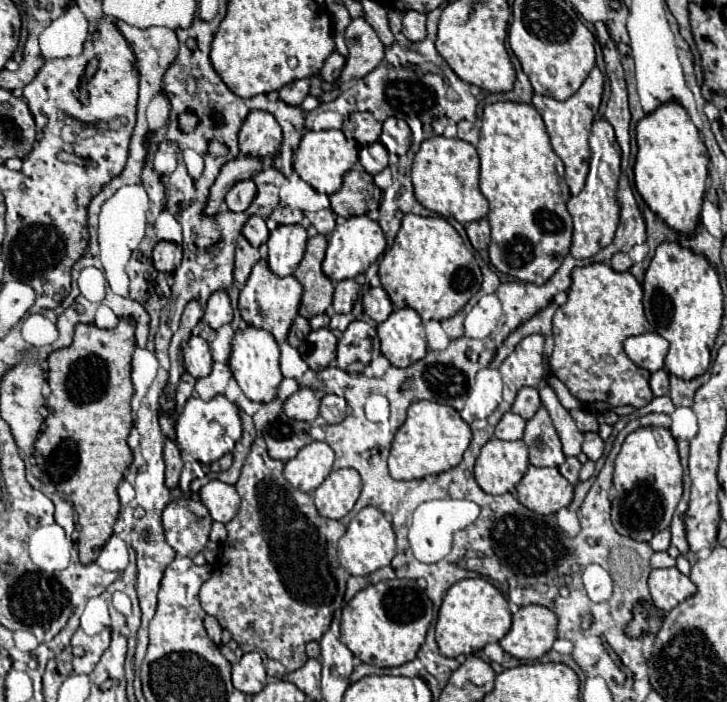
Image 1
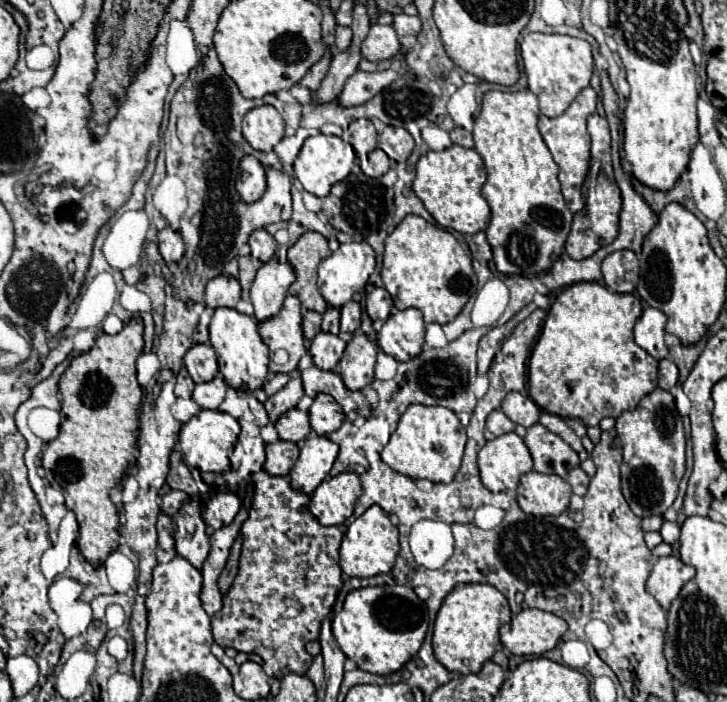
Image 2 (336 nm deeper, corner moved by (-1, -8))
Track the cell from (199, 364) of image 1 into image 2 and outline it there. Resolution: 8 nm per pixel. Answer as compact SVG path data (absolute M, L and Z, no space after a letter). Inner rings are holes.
M194 345L184 355L184 365L194 383L206 383L218 373L218 355L210 345Z

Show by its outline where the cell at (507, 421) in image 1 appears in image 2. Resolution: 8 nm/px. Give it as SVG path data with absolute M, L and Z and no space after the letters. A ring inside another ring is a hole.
M498 409L498 411L492 411L486 419L486 429L484 429L484 437L486 439L494 439L494 437L500 437L504 433L510 433L510 431L516 431L516 425Z

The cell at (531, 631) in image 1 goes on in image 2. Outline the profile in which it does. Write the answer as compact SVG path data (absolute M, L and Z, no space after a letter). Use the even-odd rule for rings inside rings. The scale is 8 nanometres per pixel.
M522 609L500 629L500 641L514 655L542 655L554 649L566 631L568 625L562 617L540 609Z

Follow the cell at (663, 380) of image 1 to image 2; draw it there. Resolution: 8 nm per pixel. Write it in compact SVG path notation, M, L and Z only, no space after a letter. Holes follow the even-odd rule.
M662 359L658 365L658 387L660 389L672 389L678 383L678 369L672 359Z

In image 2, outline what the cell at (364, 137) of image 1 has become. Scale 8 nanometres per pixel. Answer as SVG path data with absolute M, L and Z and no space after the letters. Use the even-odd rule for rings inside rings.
M368 119L352 121L348 131L350 131L350 145L354 147L354 151L358 155L370 153L378 143L378 133L376 133L372 121L368 121Z

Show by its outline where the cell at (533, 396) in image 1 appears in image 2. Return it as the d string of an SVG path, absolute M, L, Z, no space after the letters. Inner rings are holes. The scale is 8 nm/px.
M508 393L500 409L508 415L510 421L514 421L524 429L536 425L540 417L540 407L534 403L534 399L530 399L524 393Z

